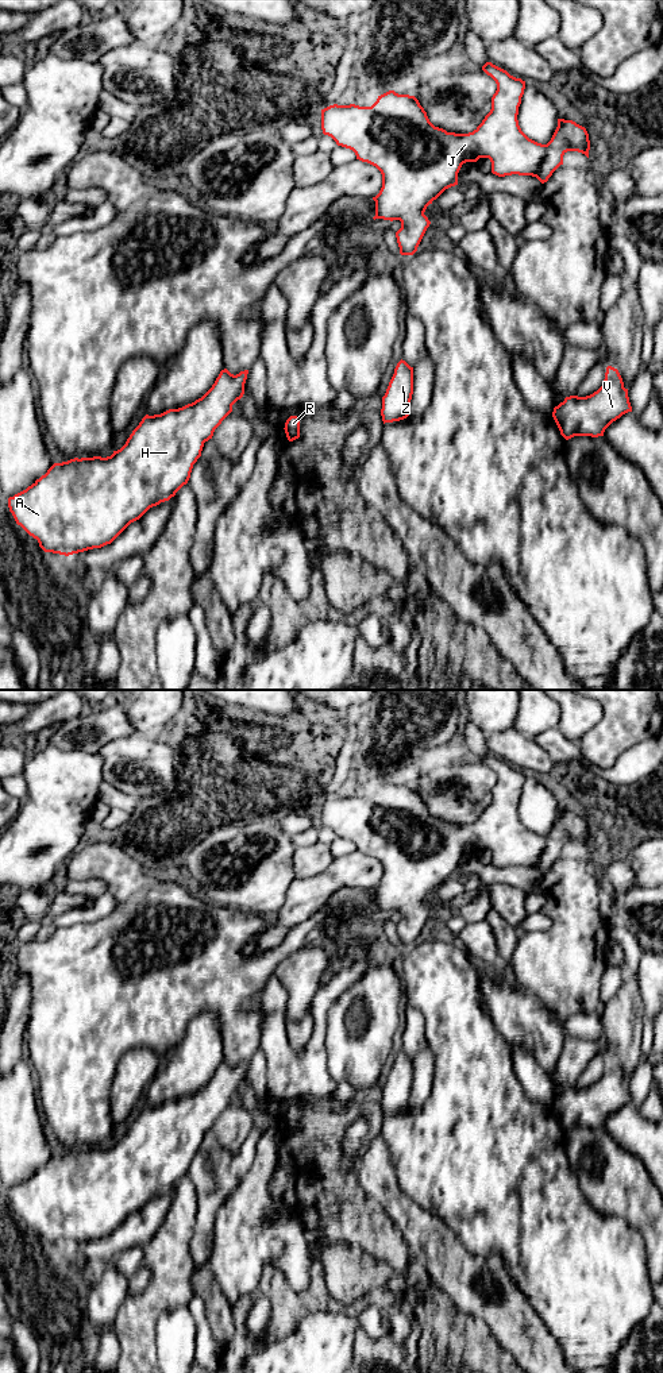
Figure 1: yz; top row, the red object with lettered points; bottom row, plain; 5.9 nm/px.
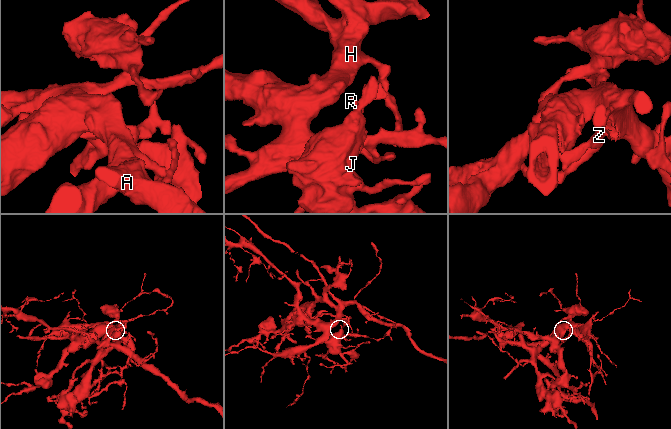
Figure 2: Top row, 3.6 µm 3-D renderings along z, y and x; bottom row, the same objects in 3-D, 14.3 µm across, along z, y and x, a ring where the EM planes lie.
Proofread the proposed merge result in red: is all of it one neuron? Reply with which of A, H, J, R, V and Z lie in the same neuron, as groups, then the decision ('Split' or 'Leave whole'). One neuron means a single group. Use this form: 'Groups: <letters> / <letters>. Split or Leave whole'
Groups: A H J R V Z. Leave whole

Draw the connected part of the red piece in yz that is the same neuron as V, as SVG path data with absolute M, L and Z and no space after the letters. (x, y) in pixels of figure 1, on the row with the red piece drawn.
M608 366L597 392L586 397L566 397L554 408L552 417L560 435L568 440L574 436L604 436L605 429L628 412L632 412L628 389L618 370Z

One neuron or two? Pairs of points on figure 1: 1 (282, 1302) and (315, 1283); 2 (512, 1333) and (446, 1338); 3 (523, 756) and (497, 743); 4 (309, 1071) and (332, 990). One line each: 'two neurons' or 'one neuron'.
1: one neuron
2: two neurons
3: one neuron
4: one neuron

